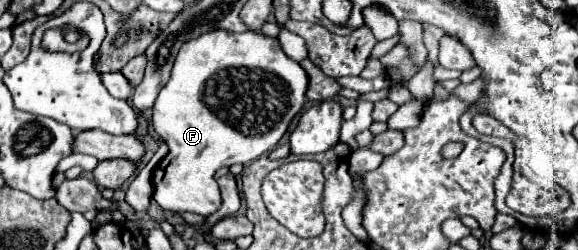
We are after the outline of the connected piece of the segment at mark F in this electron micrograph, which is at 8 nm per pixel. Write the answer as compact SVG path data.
M212 30L182 44L170 82L162 88L153 106L152 125L156 136L168 144L168 156L152 174L154 200L172 212L196 212L210 216L220 208L220 190L214 172L222 166L246 164L272 152L286 132L290 120L306 102L308 76L302 66L290 60L276 38L260 32L228 32Z

